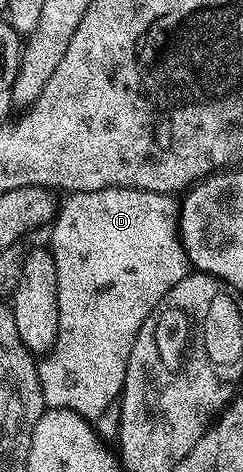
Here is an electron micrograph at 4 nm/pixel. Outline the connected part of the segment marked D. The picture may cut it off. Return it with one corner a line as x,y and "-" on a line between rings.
108,187
98,191
74,191
68,196
66,203
60,204
59,210
51,224
53,230
53,247
51,254
57,270
57,288
59,289
59,333
53,350
37,363
37,376
41,382
41,392
45,398
46,408
62,407
67,411
73,411
87,420
97,421
97,418
116,404
121,398
121,390
125,384
127,373
127,361
131,357
131,349
135,345
135,337
147,321
149,314
163,301
163,297
183,277
190,274
189,259
185,256
185,250
181,244
179,234
179,203
173,195
160,195
154,191
136,191
130,187

